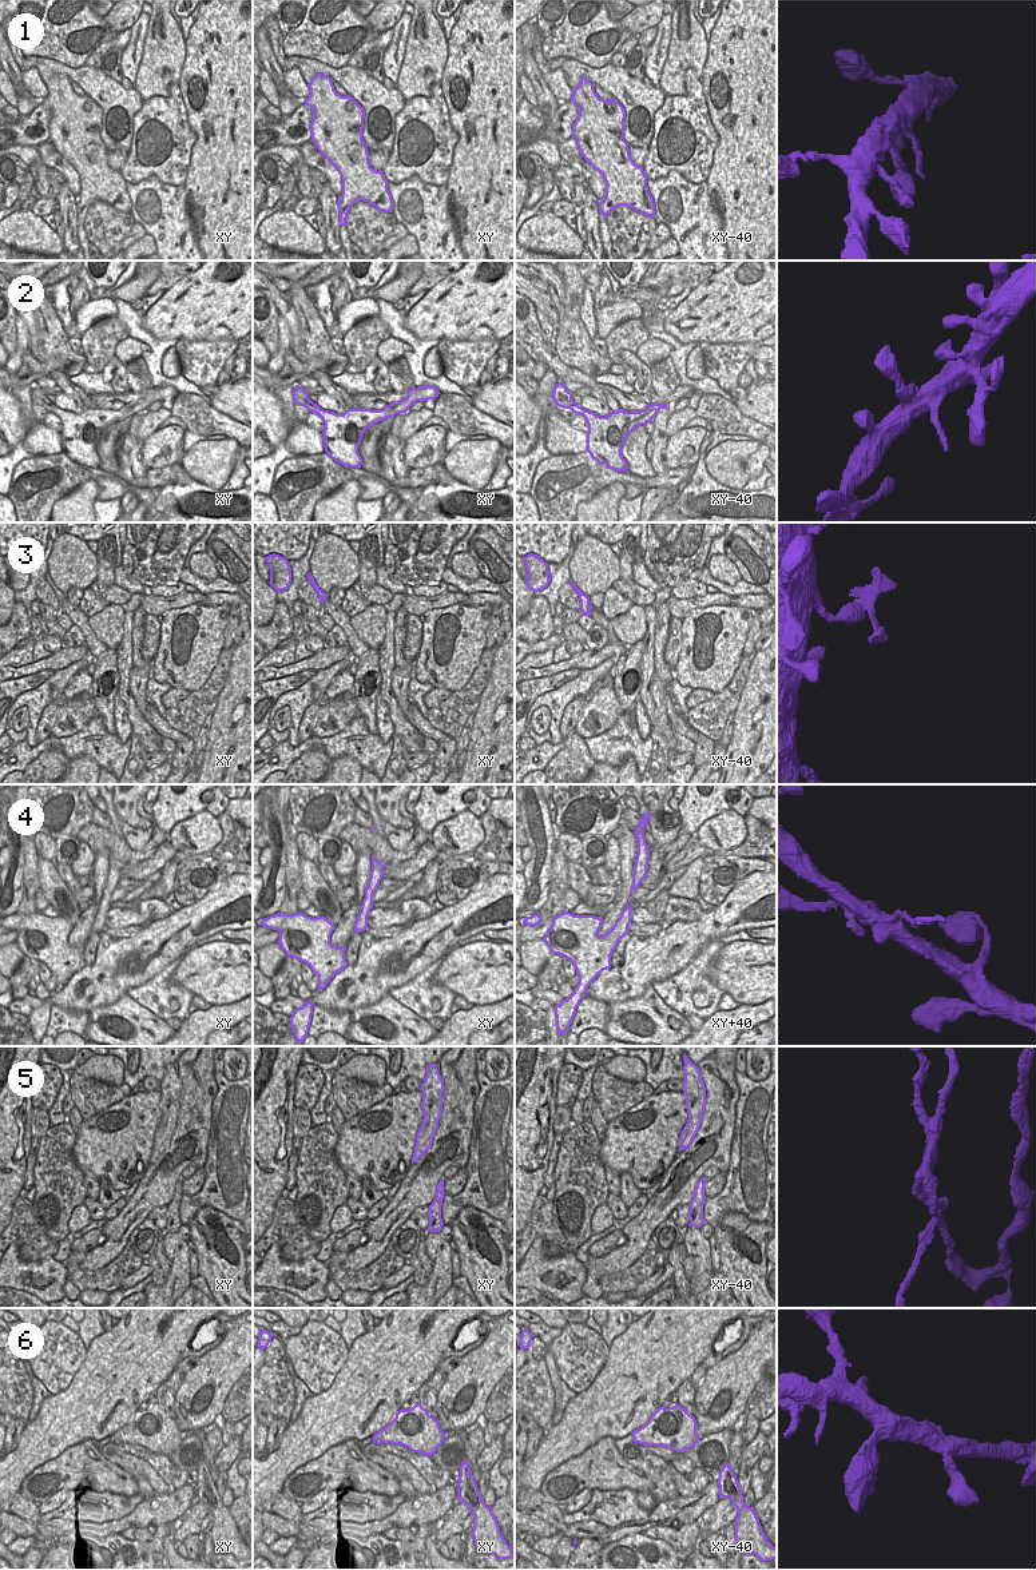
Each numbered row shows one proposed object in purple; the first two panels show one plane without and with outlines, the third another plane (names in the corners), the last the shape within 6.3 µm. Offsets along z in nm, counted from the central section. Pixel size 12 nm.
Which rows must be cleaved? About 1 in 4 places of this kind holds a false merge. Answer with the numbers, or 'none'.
4, 5

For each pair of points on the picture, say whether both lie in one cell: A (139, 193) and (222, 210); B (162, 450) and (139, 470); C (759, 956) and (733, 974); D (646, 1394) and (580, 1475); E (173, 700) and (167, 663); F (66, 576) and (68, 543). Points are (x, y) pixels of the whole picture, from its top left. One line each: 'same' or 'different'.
A: different
B: different
C: same
D: different
E: different
F: same

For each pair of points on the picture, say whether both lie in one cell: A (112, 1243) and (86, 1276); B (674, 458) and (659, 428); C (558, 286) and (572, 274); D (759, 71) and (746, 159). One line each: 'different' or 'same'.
A: different
B: different
C: different
D: same

